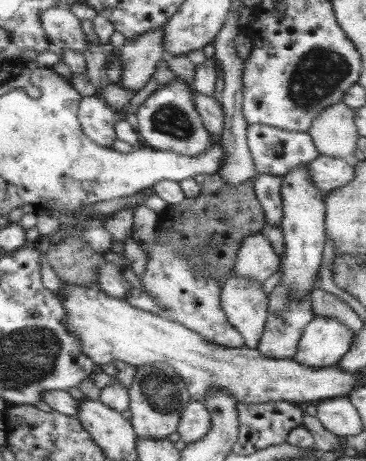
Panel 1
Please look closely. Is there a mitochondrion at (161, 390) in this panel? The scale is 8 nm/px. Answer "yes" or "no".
yes

